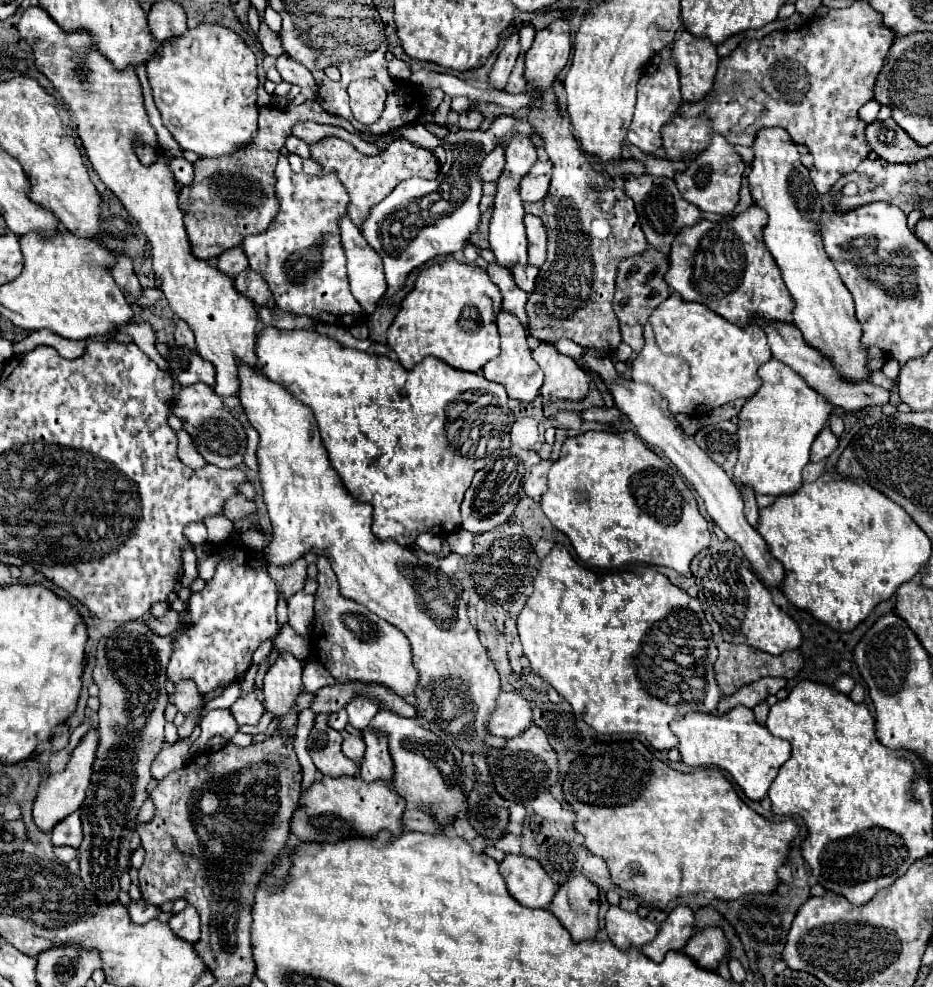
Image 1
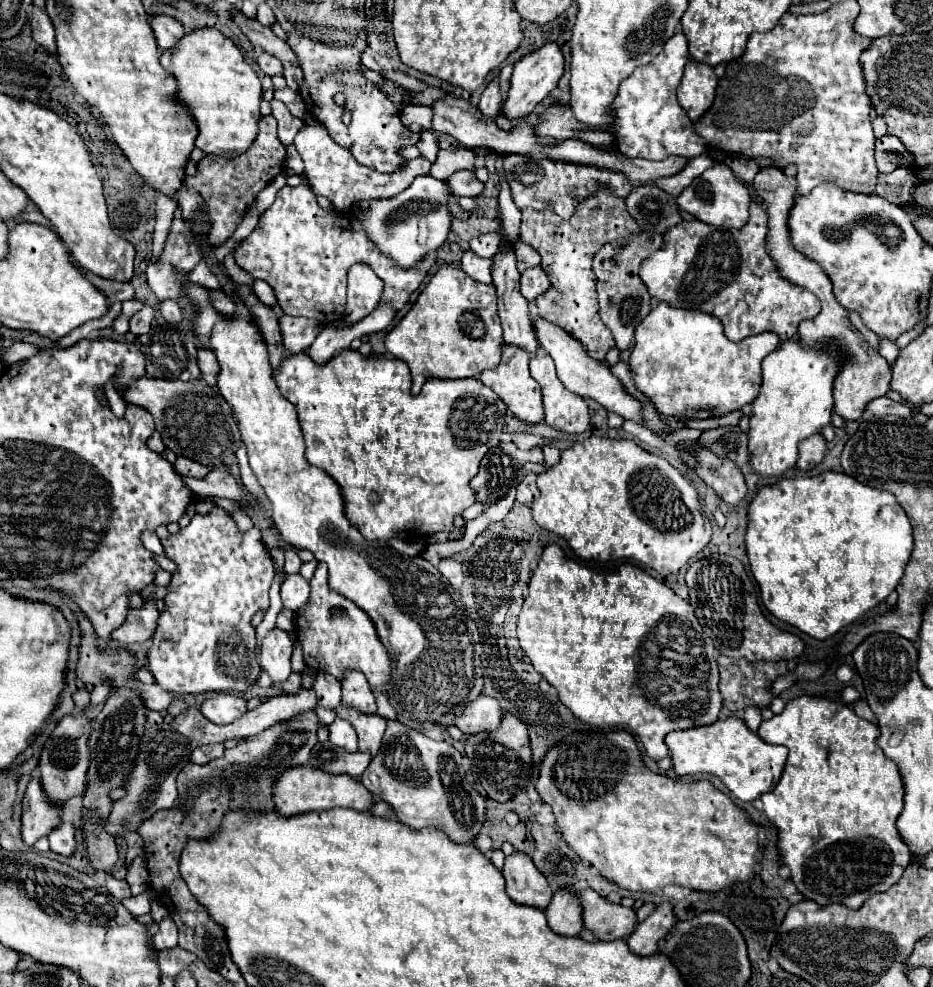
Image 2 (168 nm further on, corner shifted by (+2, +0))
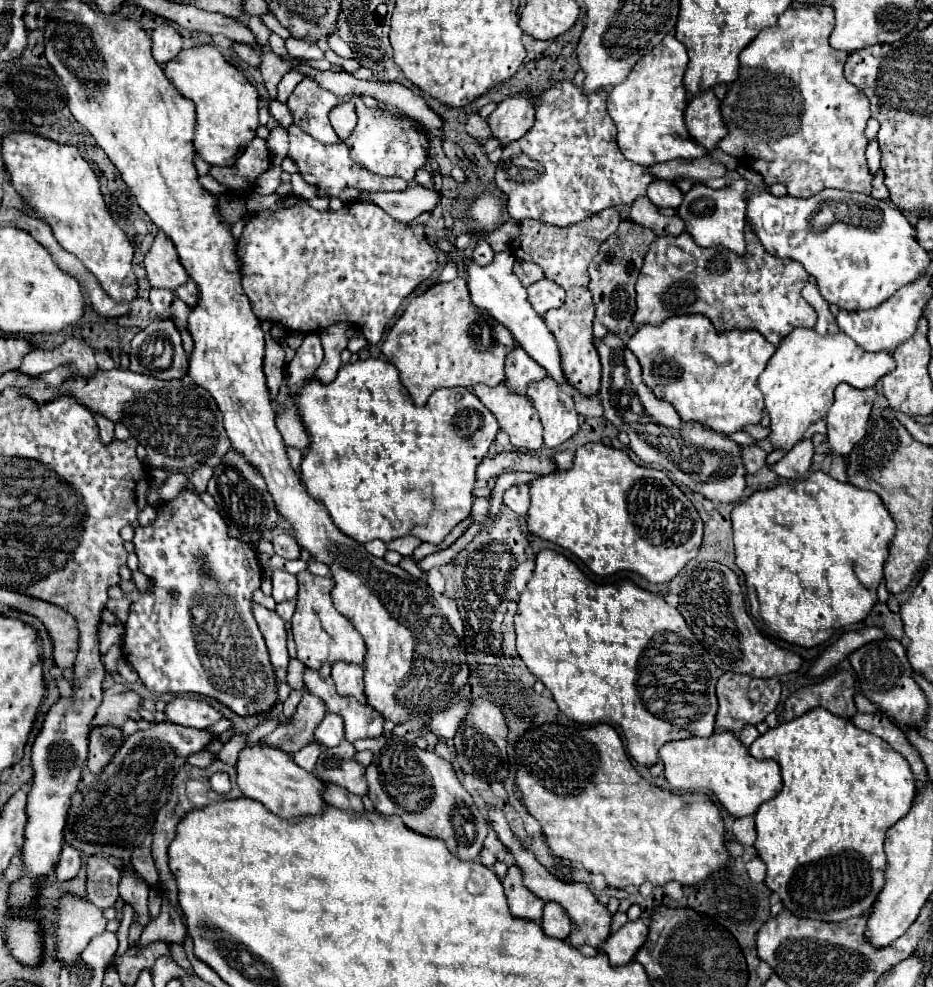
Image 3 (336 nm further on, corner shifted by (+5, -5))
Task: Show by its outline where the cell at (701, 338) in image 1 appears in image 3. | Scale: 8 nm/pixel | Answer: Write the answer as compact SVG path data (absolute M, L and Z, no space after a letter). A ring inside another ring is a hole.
M680 315L662 321L660 325L642 325L628 341L628 349L638 357L642 365L644 383L654 391L658 399L674 405L684 421L702 423L720 433L740 431L744 425L756 425L762 417L764 399L758 389L758 377L764 371L768 359L774 355L776 347L760 333L716 333L712 323L704 315Z

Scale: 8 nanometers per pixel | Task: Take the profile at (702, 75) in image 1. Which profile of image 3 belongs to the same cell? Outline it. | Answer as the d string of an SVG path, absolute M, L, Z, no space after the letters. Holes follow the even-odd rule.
M712 89L690 97L684 111L684 121L688 133L710 151L716 149L716 141L724 137L724 123L720 121L720 101Z

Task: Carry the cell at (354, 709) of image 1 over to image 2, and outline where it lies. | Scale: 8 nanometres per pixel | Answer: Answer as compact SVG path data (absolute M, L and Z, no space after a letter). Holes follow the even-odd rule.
M345 672L341 678L341 692L343 692L343 704L357 708L361 712L377 712L377 704L375 704L375 694L369 688L369 682L365 678L365 674L361 672Z

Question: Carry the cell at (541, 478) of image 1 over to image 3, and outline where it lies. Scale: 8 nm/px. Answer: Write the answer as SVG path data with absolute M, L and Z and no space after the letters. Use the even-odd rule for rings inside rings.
M514 485L504 493L504 505L516 511L518 515L526 515L530 507L530 493L528 485Z

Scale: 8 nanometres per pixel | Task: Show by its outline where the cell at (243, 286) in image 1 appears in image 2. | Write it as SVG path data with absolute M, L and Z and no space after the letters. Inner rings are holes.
M237 286L237 290L239 290L239 296L245 300L245 304L249 308L253 308L251 312L257 316L257 324L261 326L259 330L263 332L271 366L277 372L277 368L279 368L279 364L281 364L281 360L285 356L285 348L281 348L283 346L283 338L281 338L281 330L279 330L279 320L273 314L273 310L269 306L261 304L257 300L257 296L247 286Z

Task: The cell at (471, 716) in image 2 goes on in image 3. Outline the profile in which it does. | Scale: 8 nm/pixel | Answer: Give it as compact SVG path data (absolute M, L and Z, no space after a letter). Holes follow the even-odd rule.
M464 703L458 705L450 705L444 711L436 713L432 717L432 721L428 723L428 727L432 729L434 735L442 737L442 739L452 739L456 735L456 729L460 727L460 723L468 717L468 709Z

